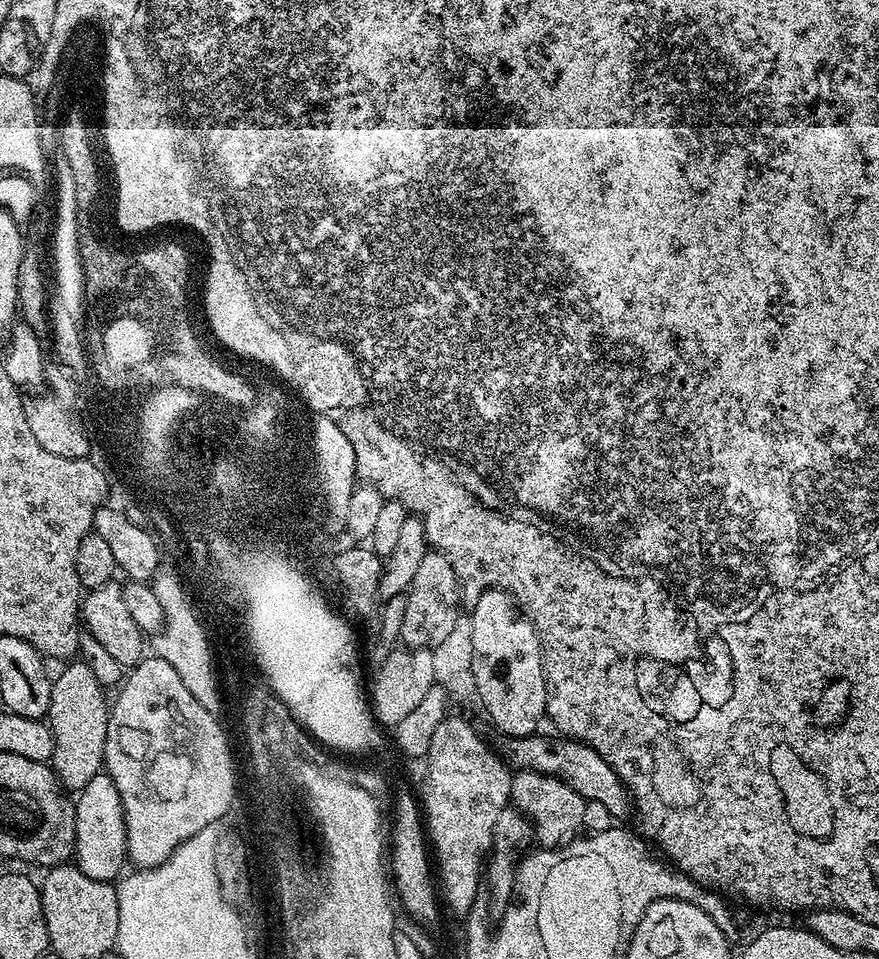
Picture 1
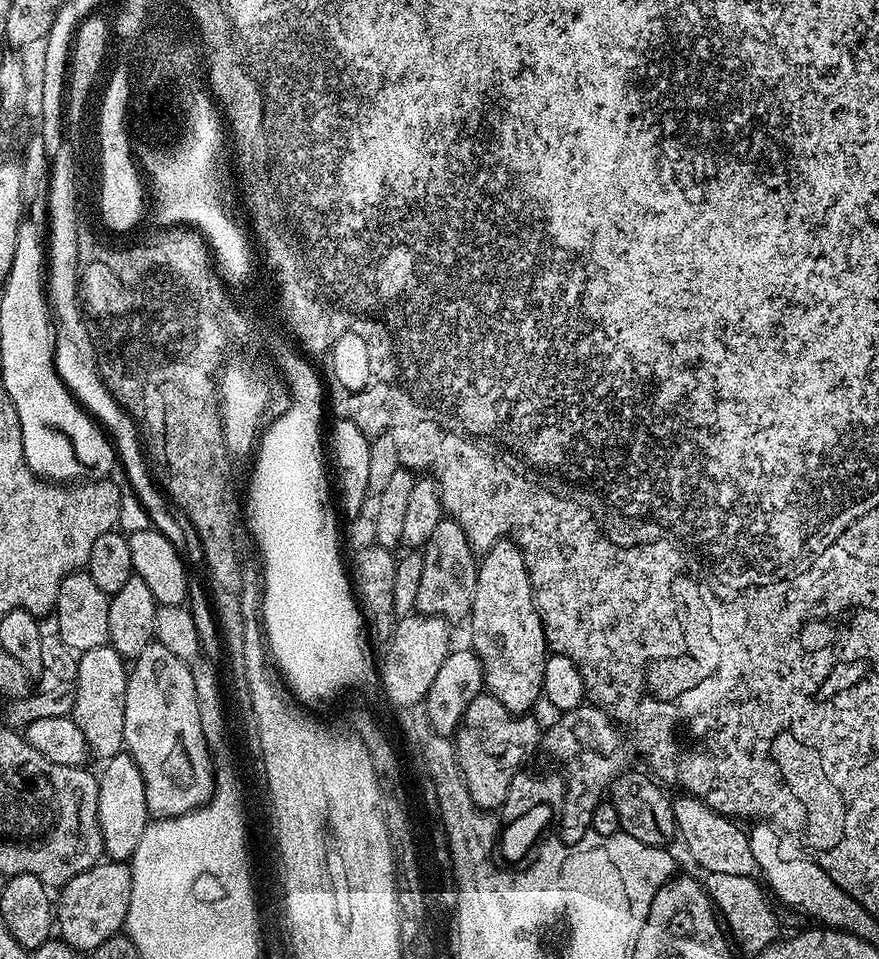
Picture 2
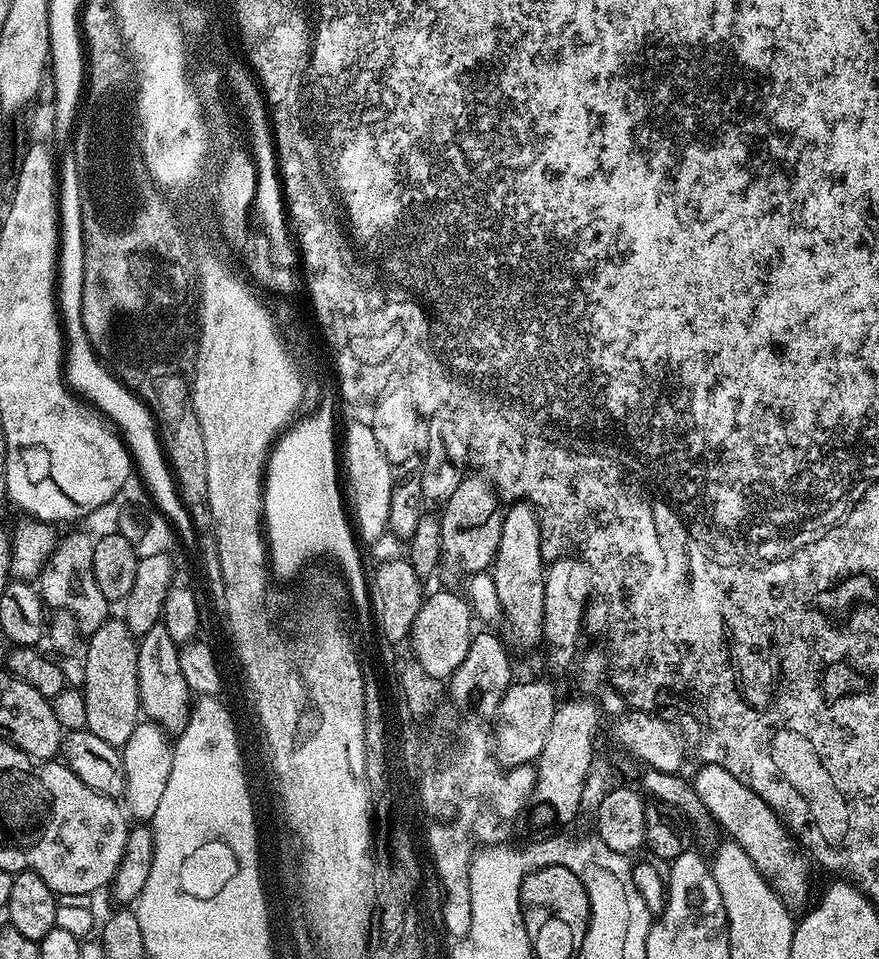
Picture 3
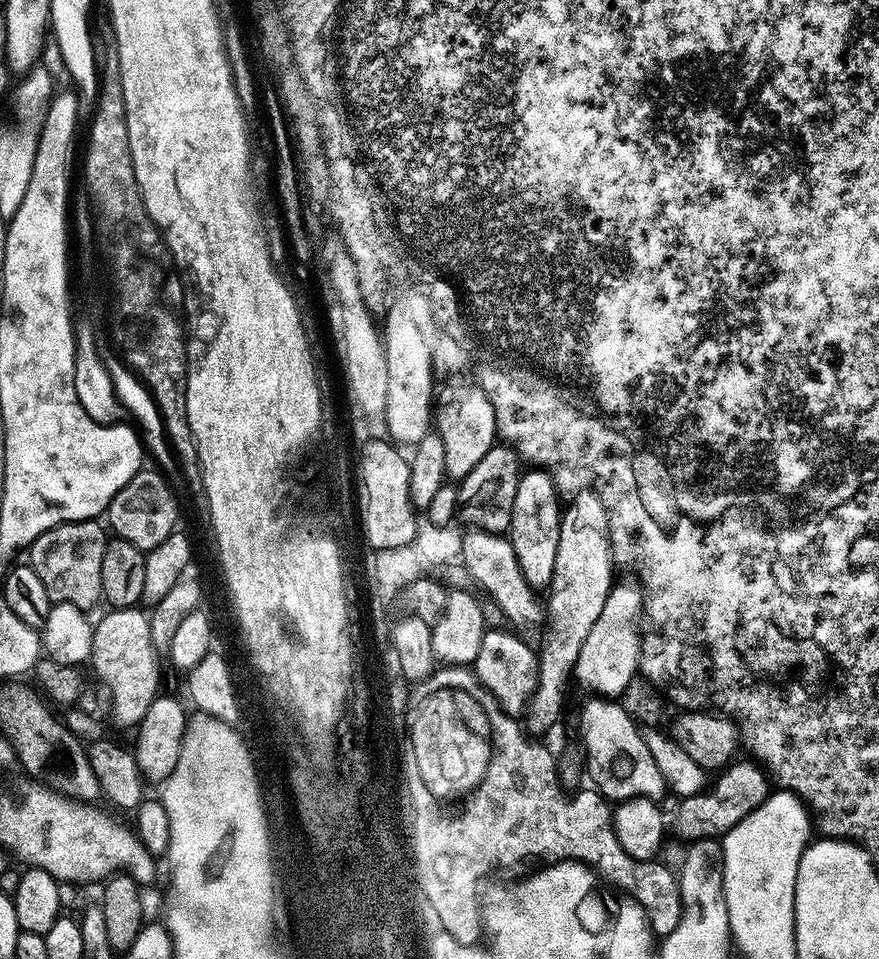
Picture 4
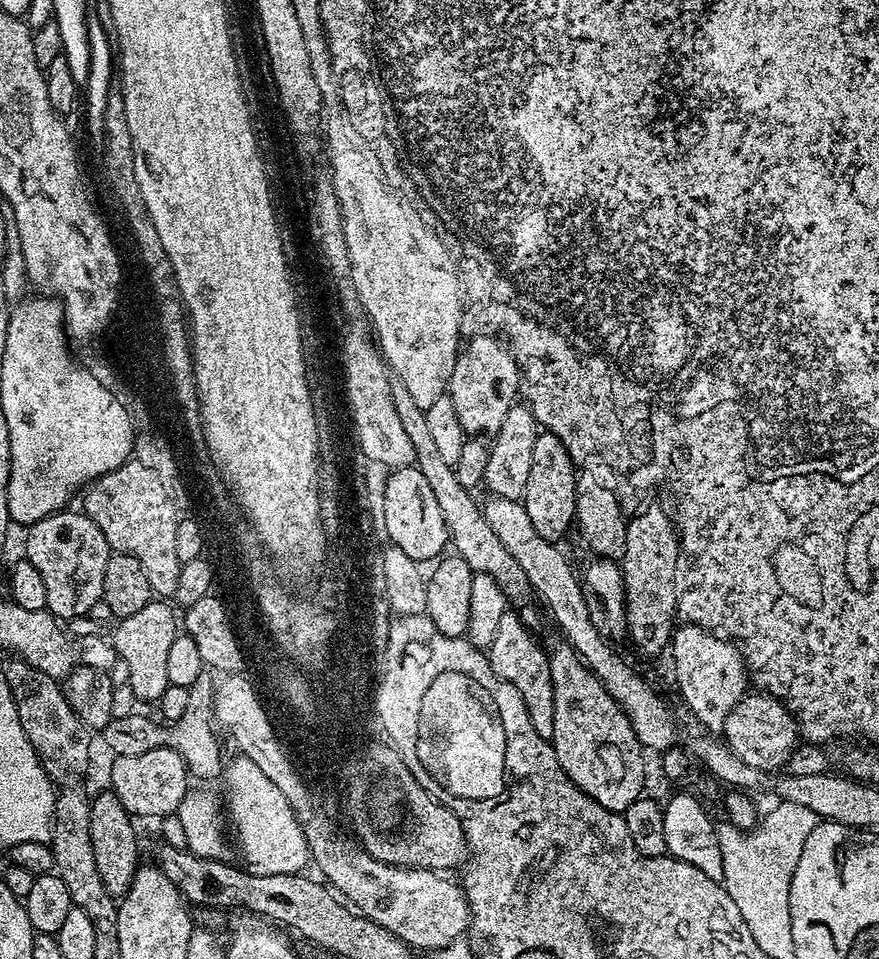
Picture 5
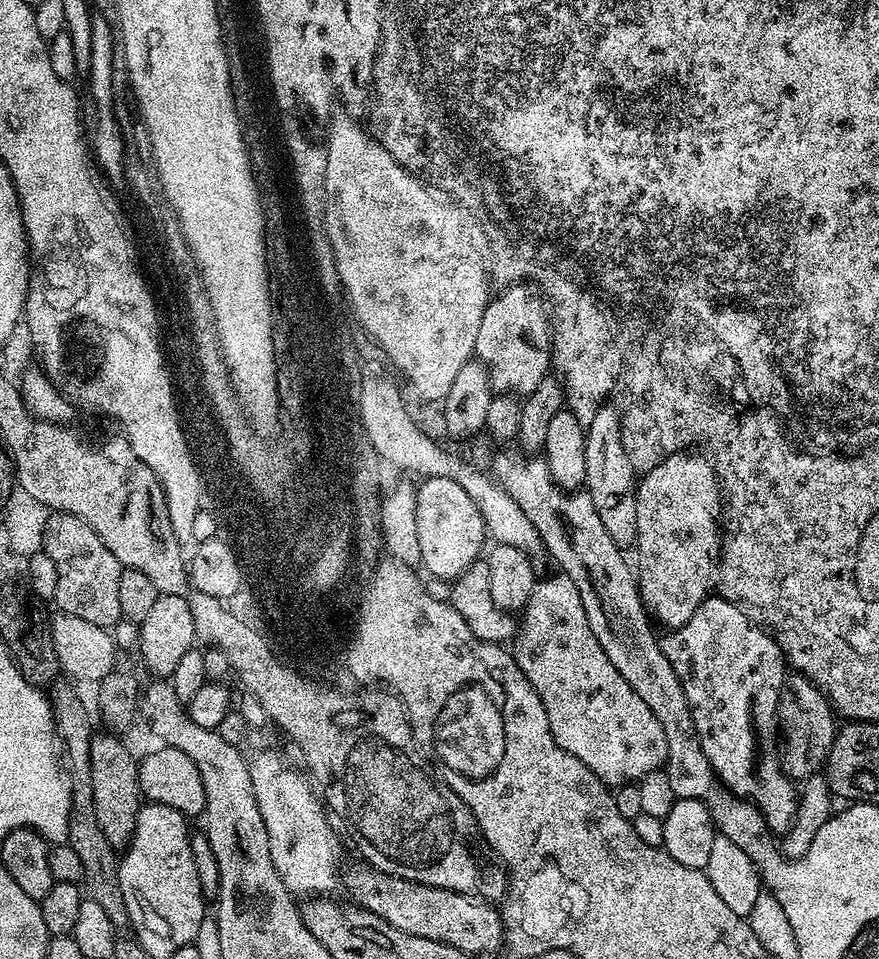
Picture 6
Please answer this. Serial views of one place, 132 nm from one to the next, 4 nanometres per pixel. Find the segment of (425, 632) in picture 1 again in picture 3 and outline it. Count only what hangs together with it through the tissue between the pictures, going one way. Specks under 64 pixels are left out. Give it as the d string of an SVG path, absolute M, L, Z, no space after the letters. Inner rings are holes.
M465 475L458 490L450 494L439 513L442 560L456 572L488 572L492 561L496 559L498 538L502 534L502 501L494 491L493 481L487 475L484 476Z

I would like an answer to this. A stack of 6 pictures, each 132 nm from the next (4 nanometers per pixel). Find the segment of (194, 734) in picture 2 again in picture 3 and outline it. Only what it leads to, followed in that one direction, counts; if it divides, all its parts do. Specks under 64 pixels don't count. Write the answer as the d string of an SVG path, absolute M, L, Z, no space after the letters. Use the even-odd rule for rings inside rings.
M163 622L155 624L150 630L146 630L144 636L138 640L138 690L140 691L140 706L143 715L153 724L160 725L169 734L179 734L183 731L188 721L190 711L190 693L186 686L186 678L182 678L182 666L180 665L180 648L170 638L169 632Z

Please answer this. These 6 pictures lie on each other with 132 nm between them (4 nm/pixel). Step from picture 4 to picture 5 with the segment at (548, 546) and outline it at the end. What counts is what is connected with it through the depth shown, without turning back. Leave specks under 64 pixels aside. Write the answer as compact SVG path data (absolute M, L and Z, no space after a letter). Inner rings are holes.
M541 431L534 442L534 462L530 465L530 474L526 478L526 490L522 503L530 516L535 530L542 538L560 542L573 527L576 519L576 478L577 465L572 465L574 458L562 446L558 437L550 432Z

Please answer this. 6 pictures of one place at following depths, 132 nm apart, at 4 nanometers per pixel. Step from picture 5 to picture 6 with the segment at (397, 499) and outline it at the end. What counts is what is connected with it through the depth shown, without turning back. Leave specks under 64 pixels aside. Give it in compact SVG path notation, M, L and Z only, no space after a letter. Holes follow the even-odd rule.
M429 476L421 479L419 483L416 488L416 521L418 522L418 550L420 551L418 560L419 563L424 563L424 568L430 575L437 576L445 582L451 582L457 576L461 576L475 560L481 559L486 548L484 518L474 498L470 498L470 494L466 494L466 490L458 486L458 482L441 476Z

